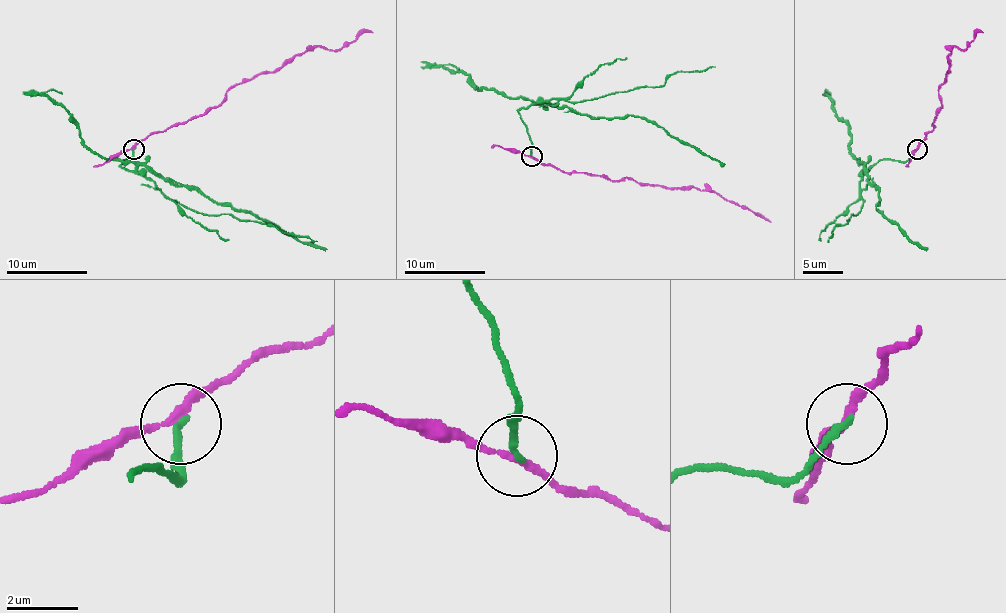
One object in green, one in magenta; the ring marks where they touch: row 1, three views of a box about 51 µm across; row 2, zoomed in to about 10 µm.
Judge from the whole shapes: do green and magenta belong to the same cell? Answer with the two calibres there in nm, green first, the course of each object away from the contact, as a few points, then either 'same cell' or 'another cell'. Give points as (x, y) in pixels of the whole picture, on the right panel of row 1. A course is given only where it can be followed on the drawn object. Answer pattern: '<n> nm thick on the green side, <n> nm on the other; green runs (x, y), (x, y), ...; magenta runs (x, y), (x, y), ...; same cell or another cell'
220 nm thick on the green side, 180 nm on the other; green runs (918, 149), (906, 161), (883, 159), (863, 171), (877, 189), (879, 201), (875, 207), (926, 249); magenta runs (918, 149), (942, 108), (938, 90), (948, 72), (950, 50), (964, 50), (982, 32); another cell

